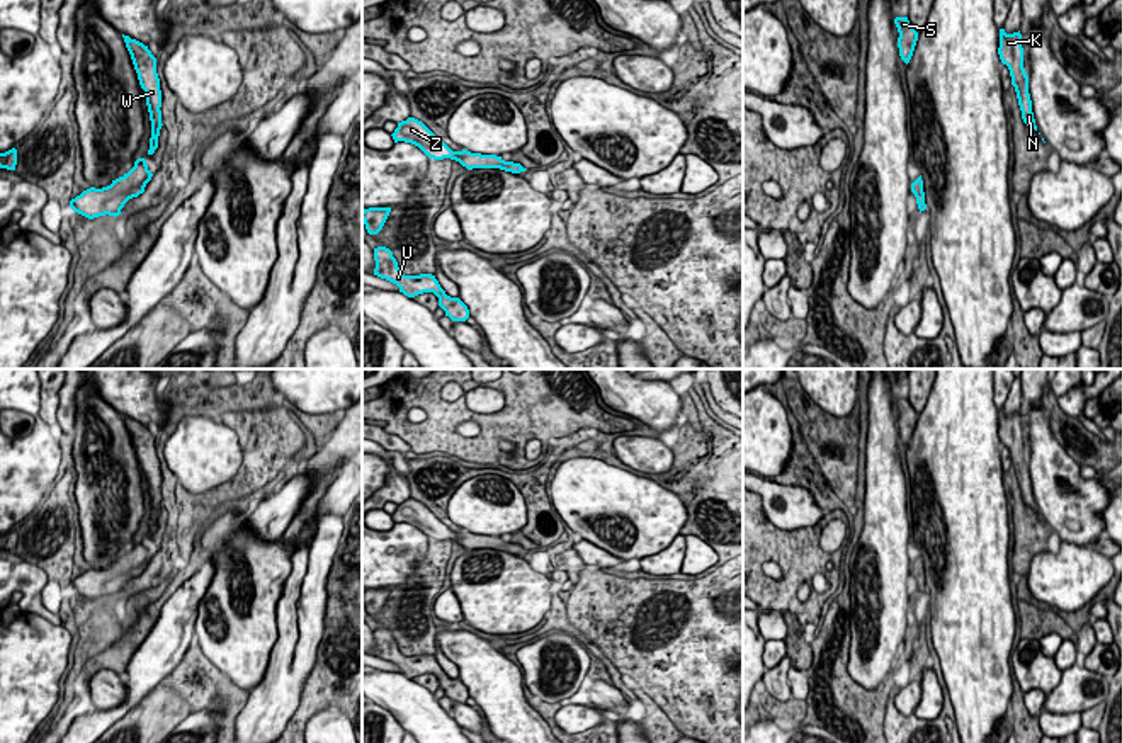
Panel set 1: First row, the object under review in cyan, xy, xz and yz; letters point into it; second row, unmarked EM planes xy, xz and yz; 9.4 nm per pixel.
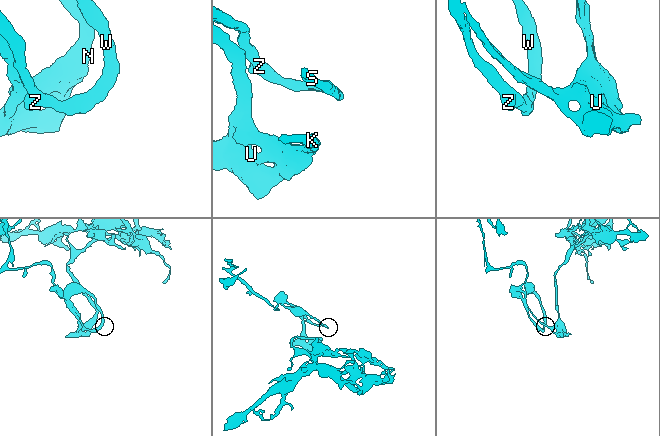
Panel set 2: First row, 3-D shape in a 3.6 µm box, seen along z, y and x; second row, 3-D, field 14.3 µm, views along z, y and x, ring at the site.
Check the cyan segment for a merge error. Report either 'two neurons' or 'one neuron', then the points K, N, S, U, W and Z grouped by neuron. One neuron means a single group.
one neuron; K N S U W Z

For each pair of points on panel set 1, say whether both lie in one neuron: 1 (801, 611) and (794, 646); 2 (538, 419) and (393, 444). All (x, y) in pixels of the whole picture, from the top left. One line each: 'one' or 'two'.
1: two
2: two

